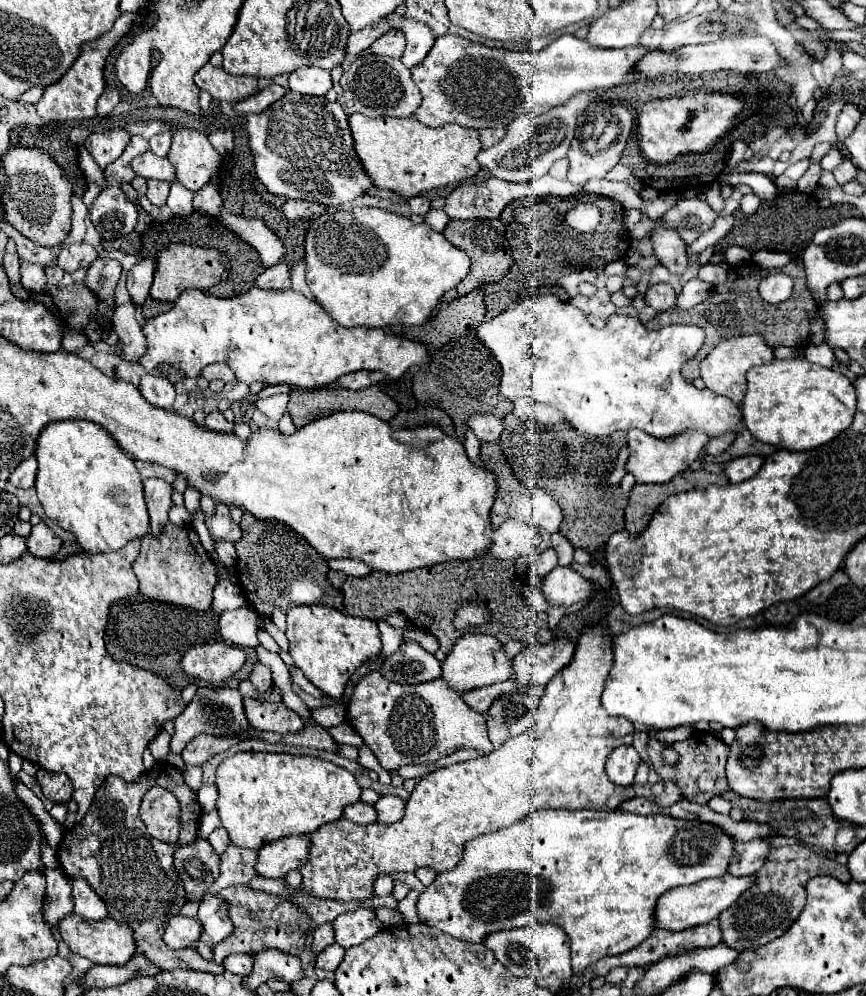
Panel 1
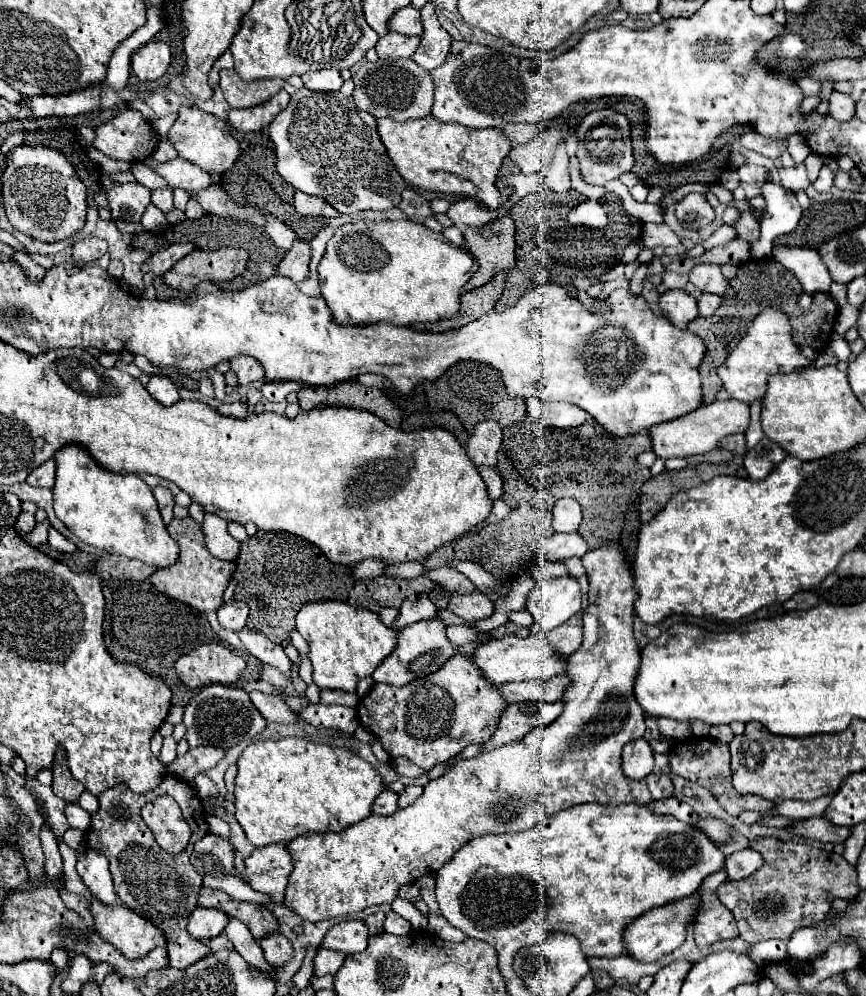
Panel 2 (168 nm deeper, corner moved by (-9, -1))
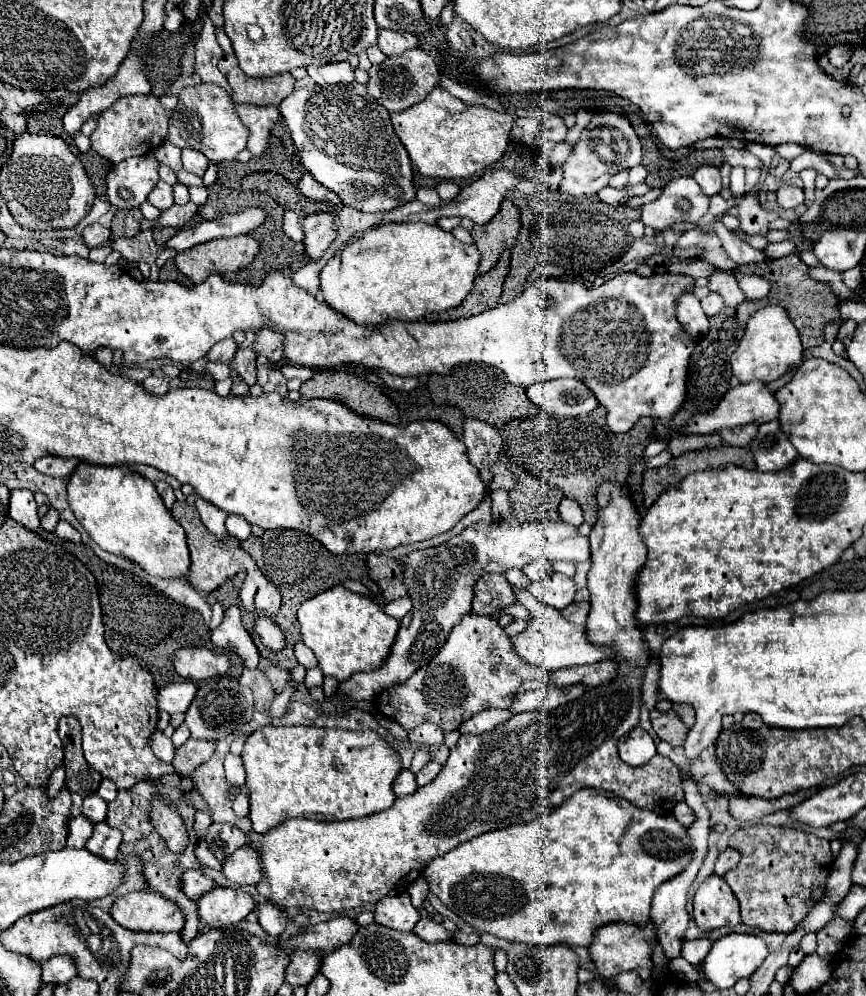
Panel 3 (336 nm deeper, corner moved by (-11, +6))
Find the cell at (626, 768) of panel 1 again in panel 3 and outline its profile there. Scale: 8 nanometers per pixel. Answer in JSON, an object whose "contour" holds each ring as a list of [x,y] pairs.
{"contour":[[[633,728],[619,740],[619,756],[629,764],[629,766],[643,766],[655,756],[655,740],[643,730],[643,728]]]}

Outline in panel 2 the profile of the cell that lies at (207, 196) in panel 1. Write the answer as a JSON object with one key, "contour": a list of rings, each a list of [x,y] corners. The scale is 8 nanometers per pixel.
{"contour":[[[153,159],[145,161],[149,167],[153,167],[163,179],[167,179],[169,187],[181,187],[185,191],[199,191],[203,187],[213,185],[209,173],[205,173],[201,167],[197,167],[195,163],[187,161],[187,159],[173,159],[169,163],[163,163],[161,167],[157,167],[157,163],[153,163]]]}

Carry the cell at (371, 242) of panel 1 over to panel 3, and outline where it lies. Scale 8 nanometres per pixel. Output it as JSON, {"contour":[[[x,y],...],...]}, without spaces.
{"contour":[[[387,222],[371,226],[343,244],[343,250],[339,252],[341,268],[321,270],[321,296],[333,310],[357,324],[383,324],[395,318],[411,322],[429,312],[443,312],[459,306],[473,288],[480,257],[475,245],[459,242],[451,232],[437,224]]]}

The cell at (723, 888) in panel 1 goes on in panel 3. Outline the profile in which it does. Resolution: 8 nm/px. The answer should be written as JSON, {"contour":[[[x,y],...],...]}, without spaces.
{"contour":[[[649,920],[645,926],[637,924],[607,924],[595,932],[595,940],[589,946],[591,958],[597,966],[597,970],[603,974],[603,978],[613,978],[619,972],[633,970],[641,976],[641,980],[647,980],[653,968],[653,950],[659,944],[655,924]]]}

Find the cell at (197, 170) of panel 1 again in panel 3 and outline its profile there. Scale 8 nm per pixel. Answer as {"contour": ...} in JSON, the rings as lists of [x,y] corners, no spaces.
{"contour":[[[199,84],[187,86],[179,94],[179,104],[169,120],[167,140],[179,148],[193,148],[207,156],[209,162],[229,162],[245,148],[247,128],[241,124],[235,114],[235,104],[231,96],[217,84]]]}

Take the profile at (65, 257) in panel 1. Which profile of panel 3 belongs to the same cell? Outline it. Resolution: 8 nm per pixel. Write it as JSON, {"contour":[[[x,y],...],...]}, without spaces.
{"contour":[[[91,224],[83,230],[81,236],[83,236],[83,242],[87,248],[97,248],[97,246],[103,246],[105,242],[109,242],[111,232],[109,232],[109,228],[105,228],[101,224]]]}

